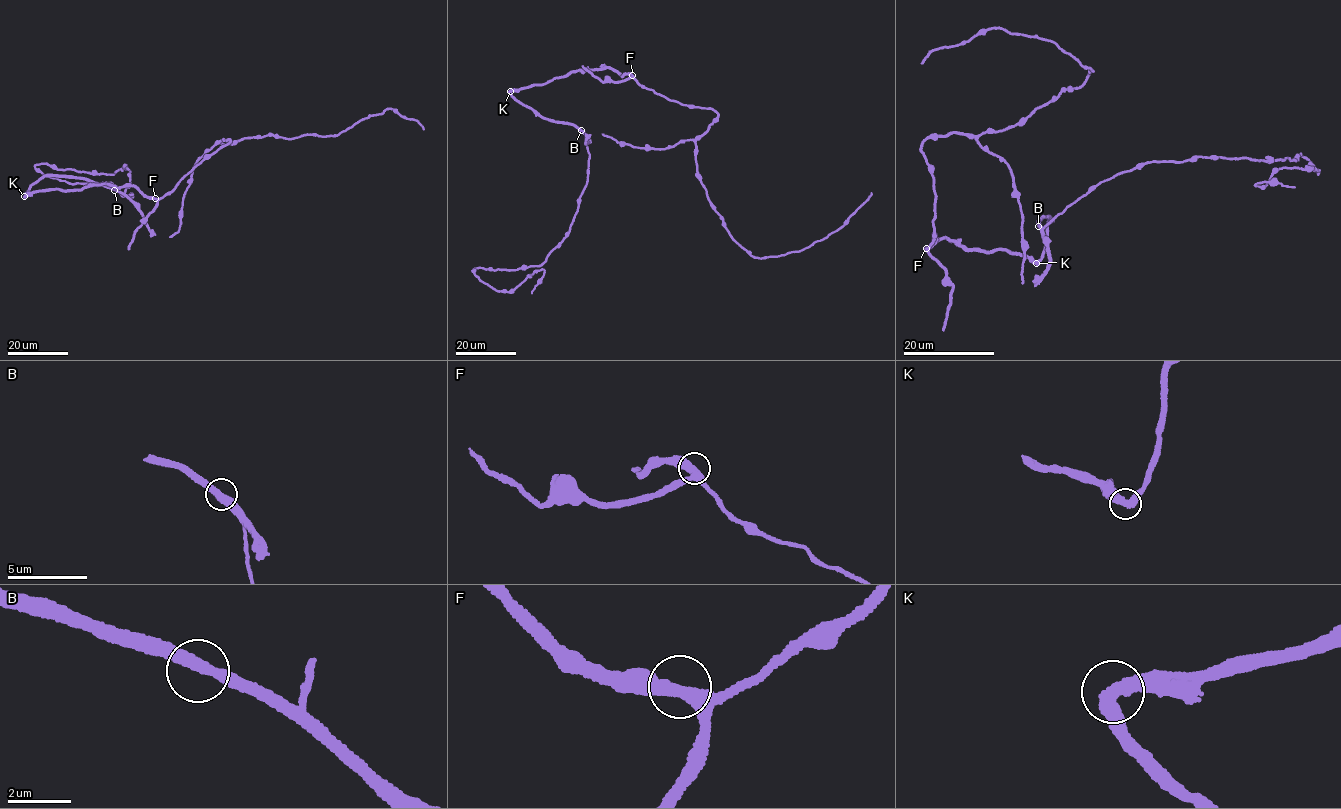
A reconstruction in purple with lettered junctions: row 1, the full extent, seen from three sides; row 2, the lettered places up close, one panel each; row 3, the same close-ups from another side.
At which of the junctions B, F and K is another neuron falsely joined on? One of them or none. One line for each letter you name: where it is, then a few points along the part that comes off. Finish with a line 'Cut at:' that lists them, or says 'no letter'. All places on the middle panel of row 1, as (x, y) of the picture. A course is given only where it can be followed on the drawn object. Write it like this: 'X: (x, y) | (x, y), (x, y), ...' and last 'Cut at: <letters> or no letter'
Cut at: no letter

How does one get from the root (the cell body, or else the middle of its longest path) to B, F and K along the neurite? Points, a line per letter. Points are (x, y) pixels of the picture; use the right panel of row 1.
B: (995, 250), (1038, 260), (1044, 250), (1050, 217), (1039, 217), (1038, 226)
F: (995, 250), (967, 248), (942, 237), (935, 241), (932, 239), (935, 234), (933, 243), (926, 248)
K: (995, 250), (1020, 254), (1035, 263)

